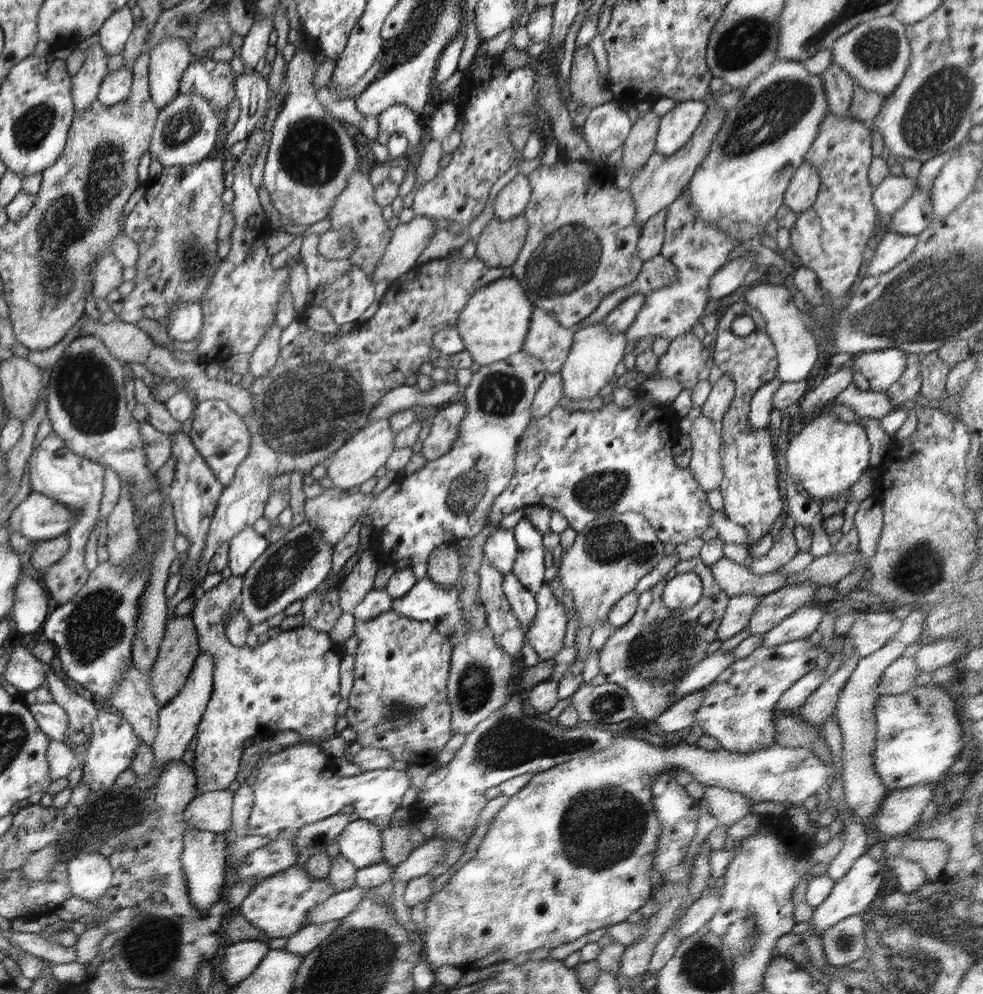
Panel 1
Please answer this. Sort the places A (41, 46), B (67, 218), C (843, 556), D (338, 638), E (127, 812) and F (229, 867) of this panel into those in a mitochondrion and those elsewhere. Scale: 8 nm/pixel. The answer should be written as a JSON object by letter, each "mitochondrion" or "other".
{"A":"other","B":"mitochondrion","C":"other","D":"other","E":"mitochondrion","F":"other"}

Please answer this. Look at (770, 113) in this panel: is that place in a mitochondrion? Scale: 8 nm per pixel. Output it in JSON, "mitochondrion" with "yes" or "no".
{"mitochondrion":"yes"}

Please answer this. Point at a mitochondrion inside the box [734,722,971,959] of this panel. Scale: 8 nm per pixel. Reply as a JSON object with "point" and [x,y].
{"point":[844,943]}

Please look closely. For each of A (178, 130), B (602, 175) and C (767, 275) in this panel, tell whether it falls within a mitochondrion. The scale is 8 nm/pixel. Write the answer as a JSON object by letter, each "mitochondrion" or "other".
{"A":"mitochondrion","B":"other","C":"other"}

